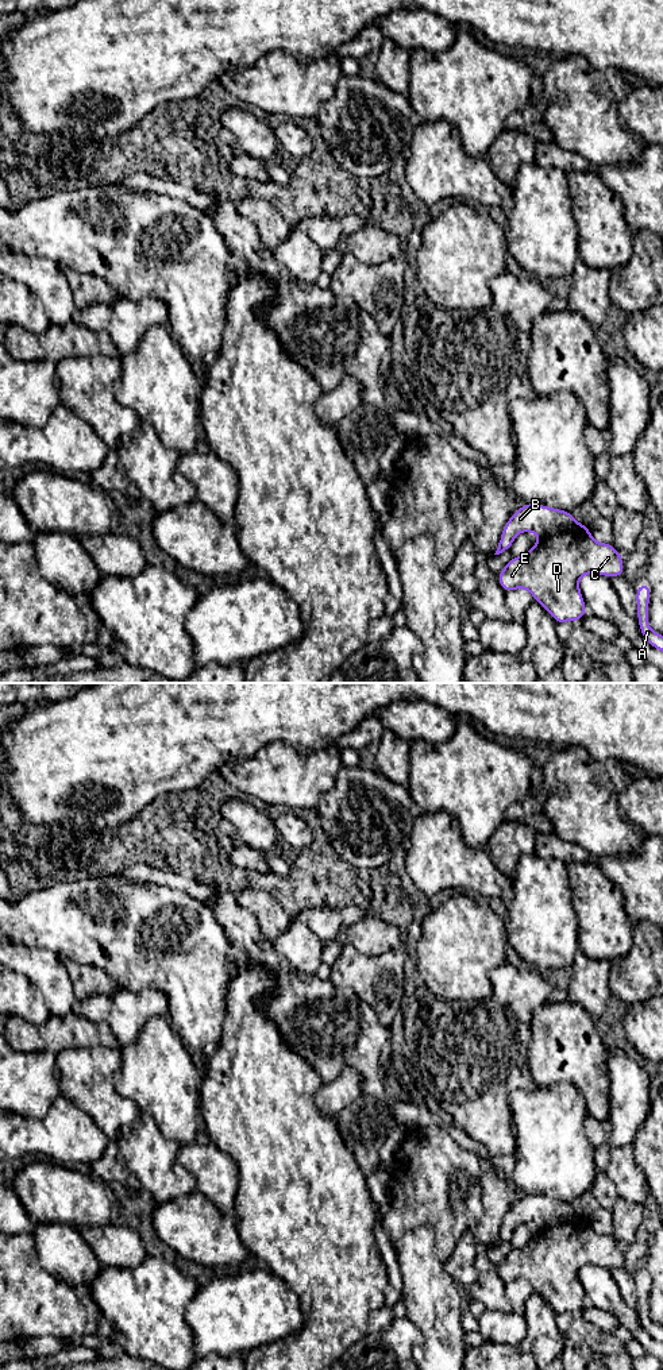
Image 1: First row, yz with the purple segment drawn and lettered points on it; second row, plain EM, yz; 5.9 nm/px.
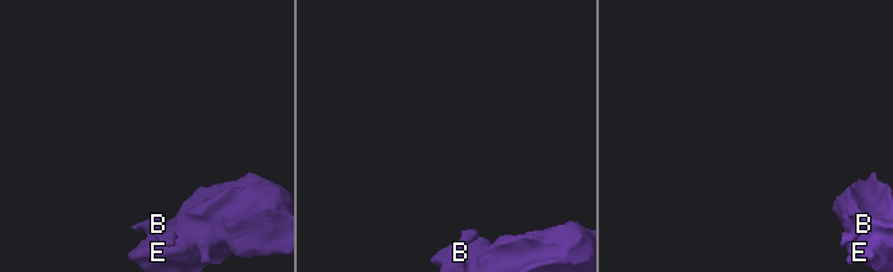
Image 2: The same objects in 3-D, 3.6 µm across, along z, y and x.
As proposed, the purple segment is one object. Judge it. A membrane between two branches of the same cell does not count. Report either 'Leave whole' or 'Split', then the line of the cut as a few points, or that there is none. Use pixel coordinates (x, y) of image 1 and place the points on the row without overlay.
Split. Split along yz (577, 1214), (563, 1222), (539, 1230)

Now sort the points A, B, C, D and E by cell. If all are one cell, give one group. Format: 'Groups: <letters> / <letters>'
Groups: A C D E / B

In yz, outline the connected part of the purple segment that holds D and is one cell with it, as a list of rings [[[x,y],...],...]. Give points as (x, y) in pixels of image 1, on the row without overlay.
[[[575,1215],[539,1232],[523,1247],[514,1247],[497,1266],[505,1284],[527,1280],[556,1315],[583,1311],[587,1304],[579,1269],[597,1265],[622,1267],[624,1254],[613,1235],[598,1234],[589,1216]]]

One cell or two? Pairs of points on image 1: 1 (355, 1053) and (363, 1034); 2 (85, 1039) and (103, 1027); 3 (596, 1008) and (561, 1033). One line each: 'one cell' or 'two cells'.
1: one cell
2: one cell
3: two cells

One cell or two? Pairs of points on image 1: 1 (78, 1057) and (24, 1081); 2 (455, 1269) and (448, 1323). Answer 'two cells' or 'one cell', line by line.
1: two cells
2: two cells

